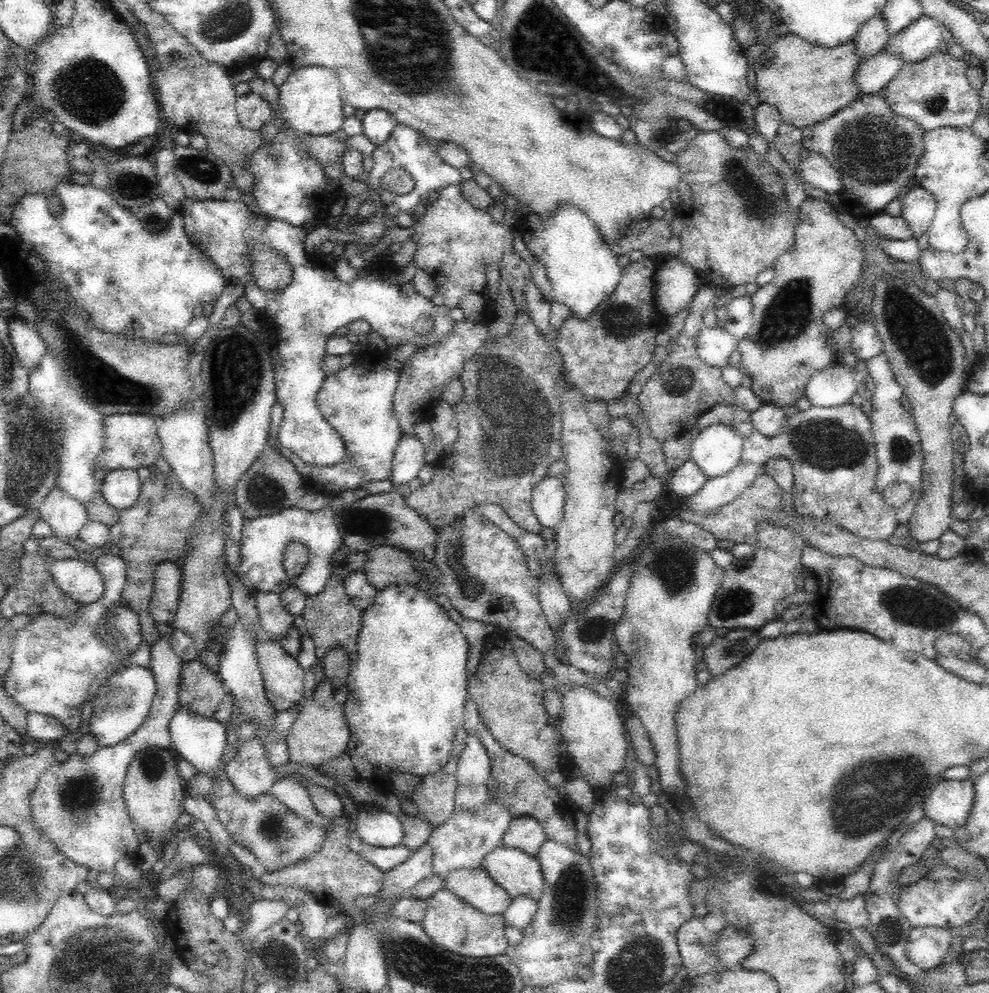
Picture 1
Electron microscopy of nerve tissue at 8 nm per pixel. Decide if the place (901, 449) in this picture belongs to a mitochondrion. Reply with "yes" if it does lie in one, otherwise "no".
yes

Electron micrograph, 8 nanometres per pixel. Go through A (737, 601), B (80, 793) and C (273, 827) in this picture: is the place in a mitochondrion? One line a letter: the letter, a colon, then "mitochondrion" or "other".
A: mitochondrion
B: mitochondrion
C: mitochondrion

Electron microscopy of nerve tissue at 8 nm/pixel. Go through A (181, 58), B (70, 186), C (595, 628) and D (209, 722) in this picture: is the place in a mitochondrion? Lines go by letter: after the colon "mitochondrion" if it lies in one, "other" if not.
A: mitochondrion
B: other
C: mitochondrion
D: other

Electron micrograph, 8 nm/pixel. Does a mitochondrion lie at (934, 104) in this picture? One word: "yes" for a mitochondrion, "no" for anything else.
yes

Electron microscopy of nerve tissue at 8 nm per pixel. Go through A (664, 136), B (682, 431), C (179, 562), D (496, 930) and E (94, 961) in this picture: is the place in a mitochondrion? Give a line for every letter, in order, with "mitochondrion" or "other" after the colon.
A: other
B: other
C: other
D: other
E: mitochondrion

